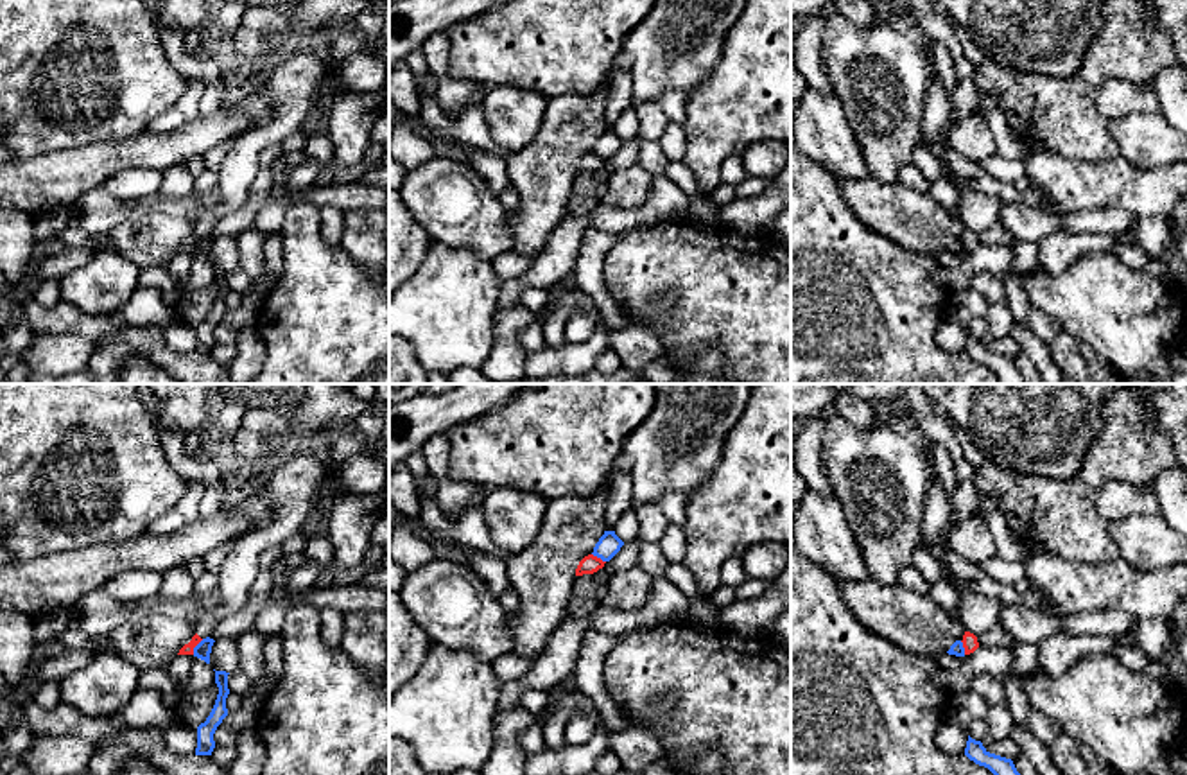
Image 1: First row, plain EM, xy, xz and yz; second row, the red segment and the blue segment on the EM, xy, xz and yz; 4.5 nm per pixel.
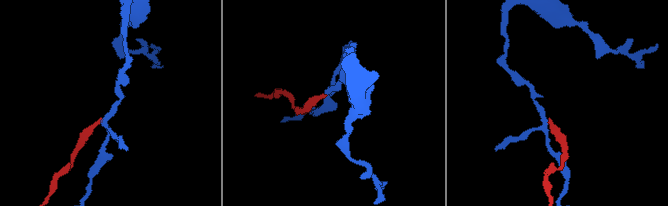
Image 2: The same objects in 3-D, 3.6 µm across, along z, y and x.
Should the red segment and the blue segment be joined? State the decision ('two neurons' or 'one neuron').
two neurons

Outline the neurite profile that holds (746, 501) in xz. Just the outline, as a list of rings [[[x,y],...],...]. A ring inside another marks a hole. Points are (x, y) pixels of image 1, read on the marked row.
[[[791,384],[753,386],[710,479],[685,499],[687,520],[681,527],[689,549],[681,563],[706,599],[721,587],[721,567],[728,558],[742,558],[762,542],[791,549]]]

